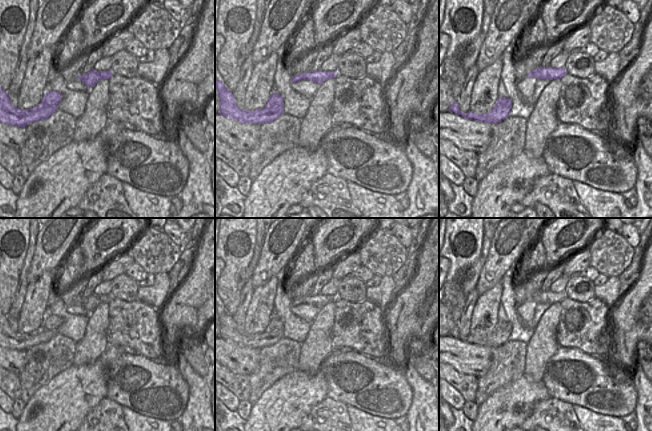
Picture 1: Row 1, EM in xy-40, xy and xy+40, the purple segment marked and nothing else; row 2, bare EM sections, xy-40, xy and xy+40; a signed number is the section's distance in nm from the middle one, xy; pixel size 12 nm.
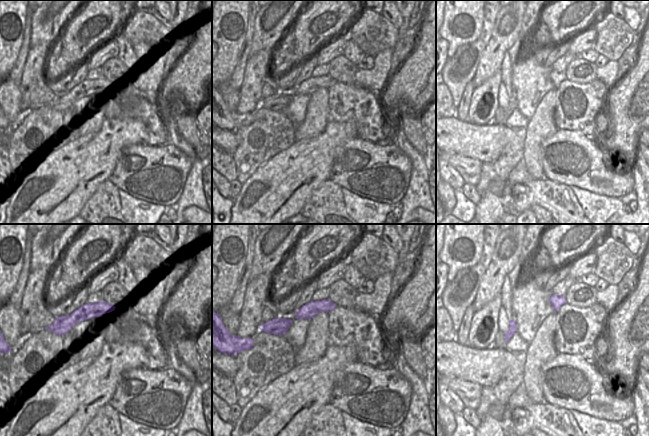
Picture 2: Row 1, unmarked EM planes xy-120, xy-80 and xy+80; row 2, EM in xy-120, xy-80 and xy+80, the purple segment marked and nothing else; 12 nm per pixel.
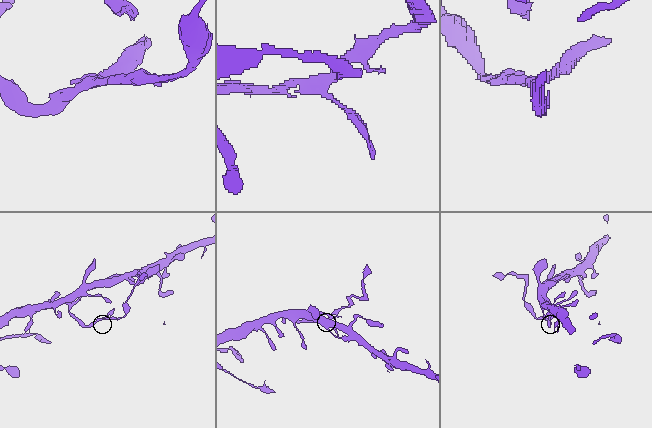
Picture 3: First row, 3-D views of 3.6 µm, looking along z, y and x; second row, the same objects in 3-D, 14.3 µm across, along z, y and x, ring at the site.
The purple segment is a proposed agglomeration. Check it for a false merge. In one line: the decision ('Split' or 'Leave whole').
Split

